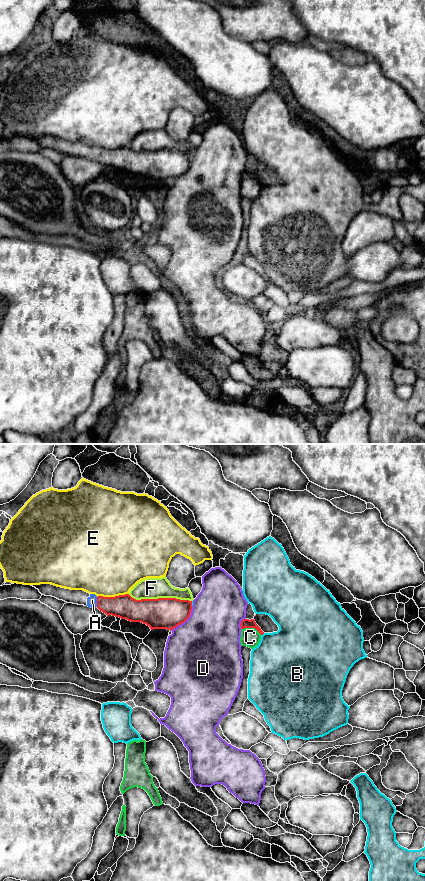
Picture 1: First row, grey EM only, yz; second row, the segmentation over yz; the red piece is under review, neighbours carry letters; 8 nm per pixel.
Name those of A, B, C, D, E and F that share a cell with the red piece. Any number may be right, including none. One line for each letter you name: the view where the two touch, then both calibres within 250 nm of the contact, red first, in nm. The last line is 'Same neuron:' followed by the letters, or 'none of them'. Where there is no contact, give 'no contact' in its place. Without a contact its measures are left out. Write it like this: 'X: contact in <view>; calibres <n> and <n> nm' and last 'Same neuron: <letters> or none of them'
A: contact in yz; calibres 190 and 80 nm
Same neuron: A

